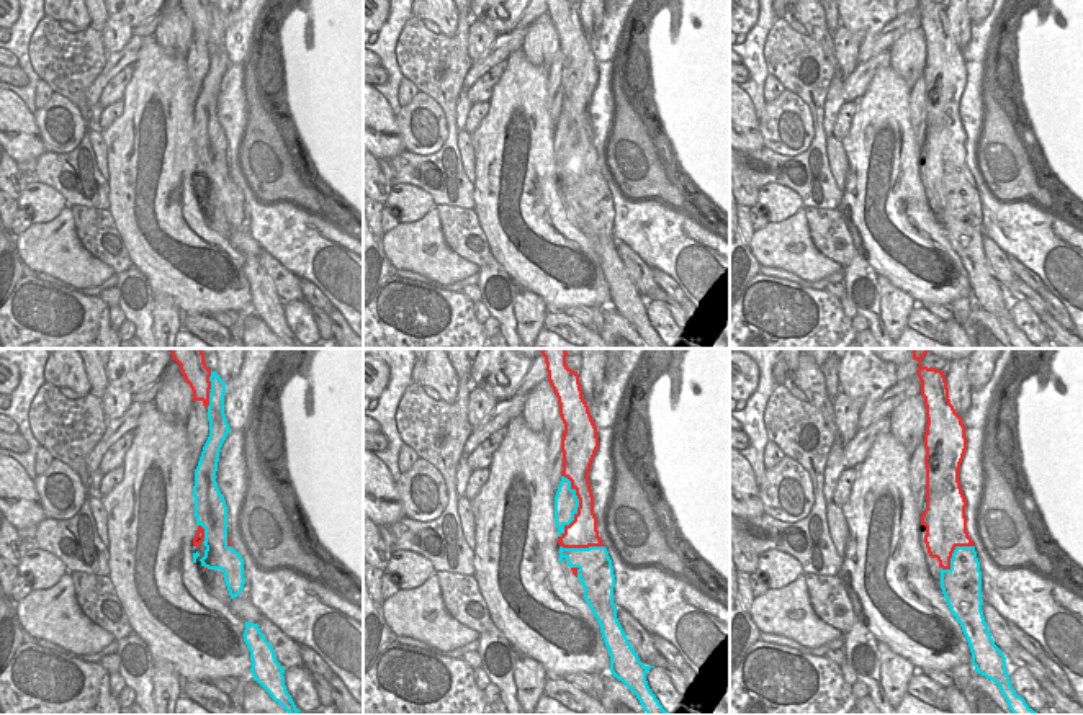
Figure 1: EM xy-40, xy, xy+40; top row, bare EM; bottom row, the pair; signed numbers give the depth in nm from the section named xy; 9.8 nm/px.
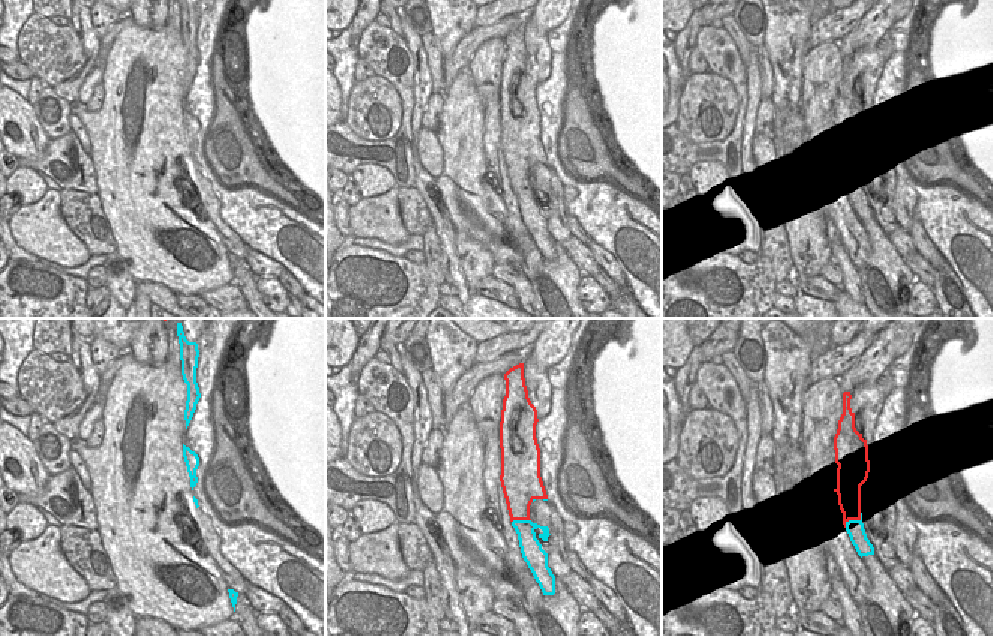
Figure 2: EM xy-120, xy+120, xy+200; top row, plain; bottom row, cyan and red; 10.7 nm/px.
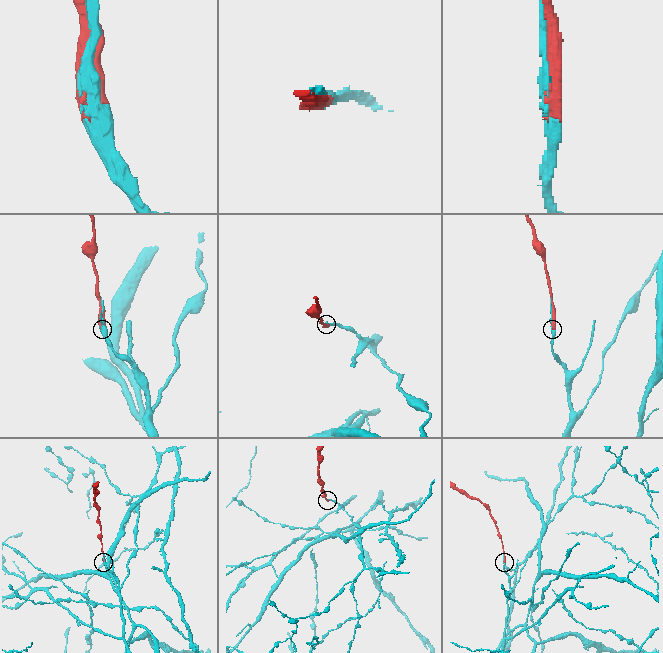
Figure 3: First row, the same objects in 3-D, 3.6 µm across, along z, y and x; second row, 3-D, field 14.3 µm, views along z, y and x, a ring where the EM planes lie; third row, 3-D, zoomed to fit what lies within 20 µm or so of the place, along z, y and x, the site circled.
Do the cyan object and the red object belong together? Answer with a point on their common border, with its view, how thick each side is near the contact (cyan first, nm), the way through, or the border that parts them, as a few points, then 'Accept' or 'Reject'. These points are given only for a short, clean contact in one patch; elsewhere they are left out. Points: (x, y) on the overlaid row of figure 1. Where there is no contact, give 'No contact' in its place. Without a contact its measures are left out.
Touches cyan at xy (578, 506). Thickness 240 nm (cyan) against 280 nm. Accept

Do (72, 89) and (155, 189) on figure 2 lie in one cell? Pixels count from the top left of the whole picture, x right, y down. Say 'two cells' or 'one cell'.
two cells

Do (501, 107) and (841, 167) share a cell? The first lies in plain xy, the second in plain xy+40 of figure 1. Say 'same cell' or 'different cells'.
different cells

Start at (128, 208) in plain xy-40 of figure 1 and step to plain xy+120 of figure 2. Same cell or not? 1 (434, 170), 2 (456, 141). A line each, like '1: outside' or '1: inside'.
1: outside
2: inside

